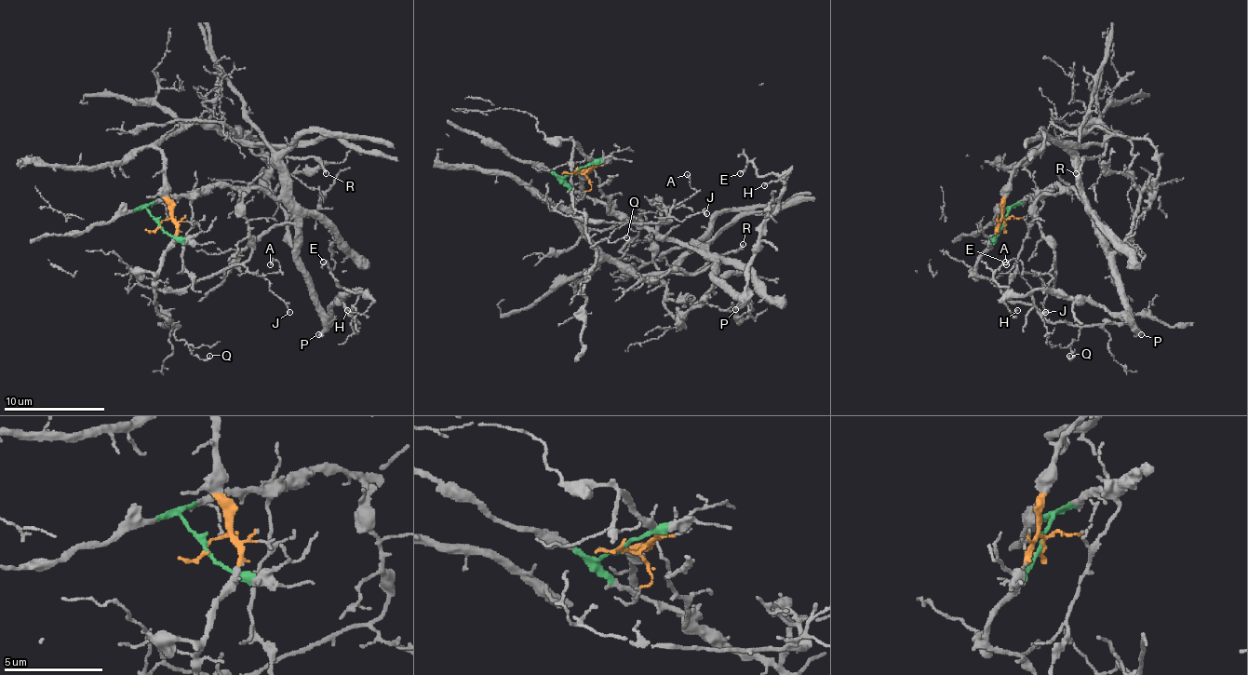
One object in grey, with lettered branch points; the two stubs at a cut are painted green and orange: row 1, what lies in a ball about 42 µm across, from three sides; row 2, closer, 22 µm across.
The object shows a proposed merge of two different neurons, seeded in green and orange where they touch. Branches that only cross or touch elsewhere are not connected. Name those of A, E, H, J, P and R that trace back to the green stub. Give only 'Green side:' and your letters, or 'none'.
Green side: A, E, H, J, P

